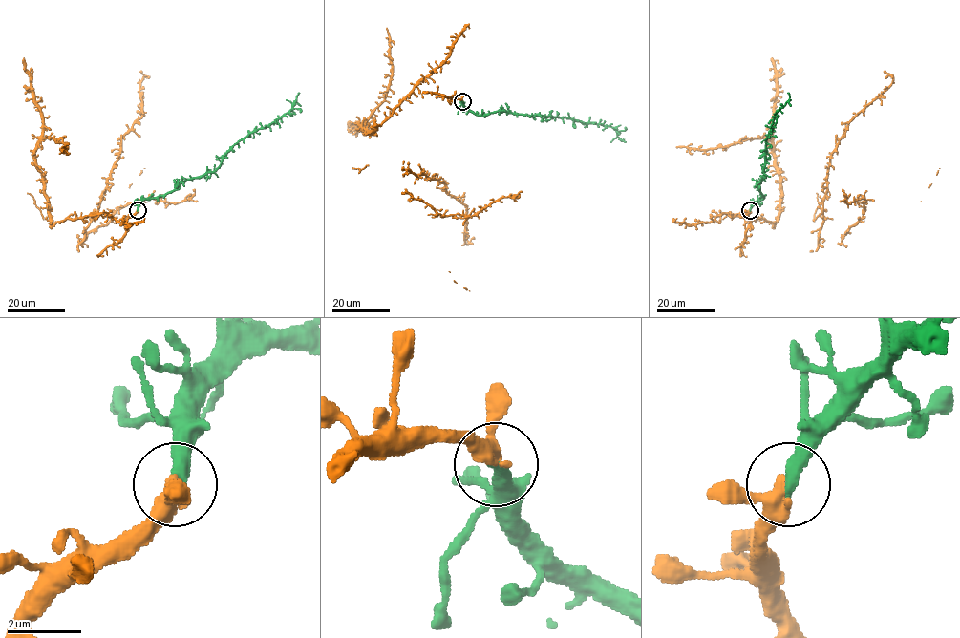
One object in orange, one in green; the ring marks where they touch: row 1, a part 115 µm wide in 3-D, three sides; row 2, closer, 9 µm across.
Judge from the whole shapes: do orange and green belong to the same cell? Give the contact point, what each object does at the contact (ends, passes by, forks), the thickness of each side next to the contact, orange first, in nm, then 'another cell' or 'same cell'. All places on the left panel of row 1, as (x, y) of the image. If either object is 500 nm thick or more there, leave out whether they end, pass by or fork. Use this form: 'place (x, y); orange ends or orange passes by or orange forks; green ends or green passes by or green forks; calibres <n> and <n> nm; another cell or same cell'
place (138, 210); orange passes by; green ends; calibres 360 and 400 nm; same cell

